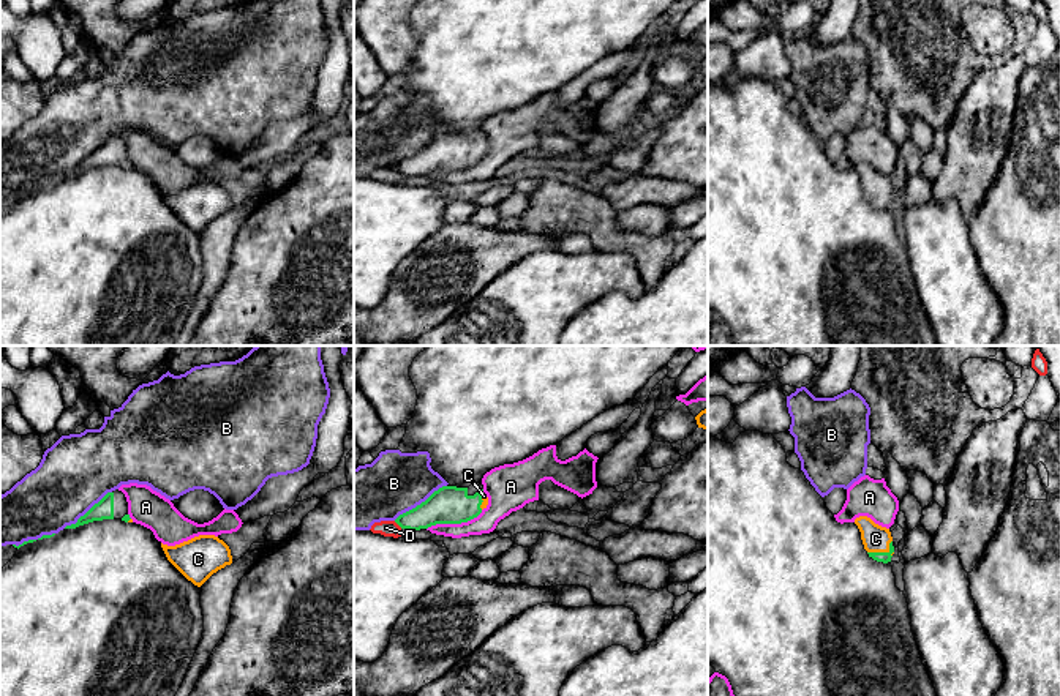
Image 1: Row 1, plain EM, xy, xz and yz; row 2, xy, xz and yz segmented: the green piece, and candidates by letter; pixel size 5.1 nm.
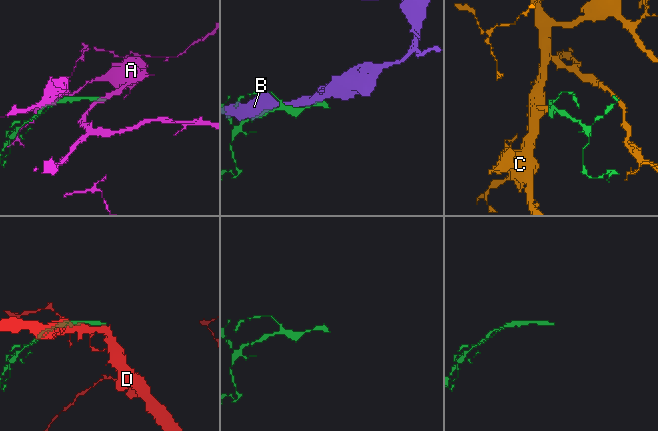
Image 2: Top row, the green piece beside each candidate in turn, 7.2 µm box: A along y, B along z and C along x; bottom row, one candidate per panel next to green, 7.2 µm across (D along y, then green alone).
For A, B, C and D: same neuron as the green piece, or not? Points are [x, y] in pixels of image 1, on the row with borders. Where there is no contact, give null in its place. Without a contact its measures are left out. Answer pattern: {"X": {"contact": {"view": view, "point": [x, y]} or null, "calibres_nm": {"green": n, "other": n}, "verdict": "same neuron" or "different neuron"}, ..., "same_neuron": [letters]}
{"A": {"contact": {"view": "xz", "point": [454, 523]}, "calibres_nm": {"green": 190, "other": 130}, "verdict": "different neuron"}, "B": {"contact": {"view": "xz", "point": [420, 504]}, "calibres_nm": {"green": 190, "other": 320}, "verdict": "different neuron"}, "C": {"contact": {"view": "yz", "point": [882, 553]}, "calibres_nm": {"green": 60, "other": 140}, "verdict": "same neuron"}, "D": {"contact": {"view": "xz", "point": [398, 524]}, "calibres_nm": {"green": 180, "other": 80}, "verdict": "different neuron"}, "same_neuron": ["C"]}

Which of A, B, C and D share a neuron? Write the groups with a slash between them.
A / B / C / D

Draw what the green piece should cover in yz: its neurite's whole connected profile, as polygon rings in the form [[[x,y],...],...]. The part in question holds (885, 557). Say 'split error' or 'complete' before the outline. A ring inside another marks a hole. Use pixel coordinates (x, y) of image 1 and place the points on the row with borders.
split error | [[[867,516],[856,518],[855,524],[861,532],[861,540],[869,557],[883,563],[891,562],[894,546],[889,529],[875,524]]]

